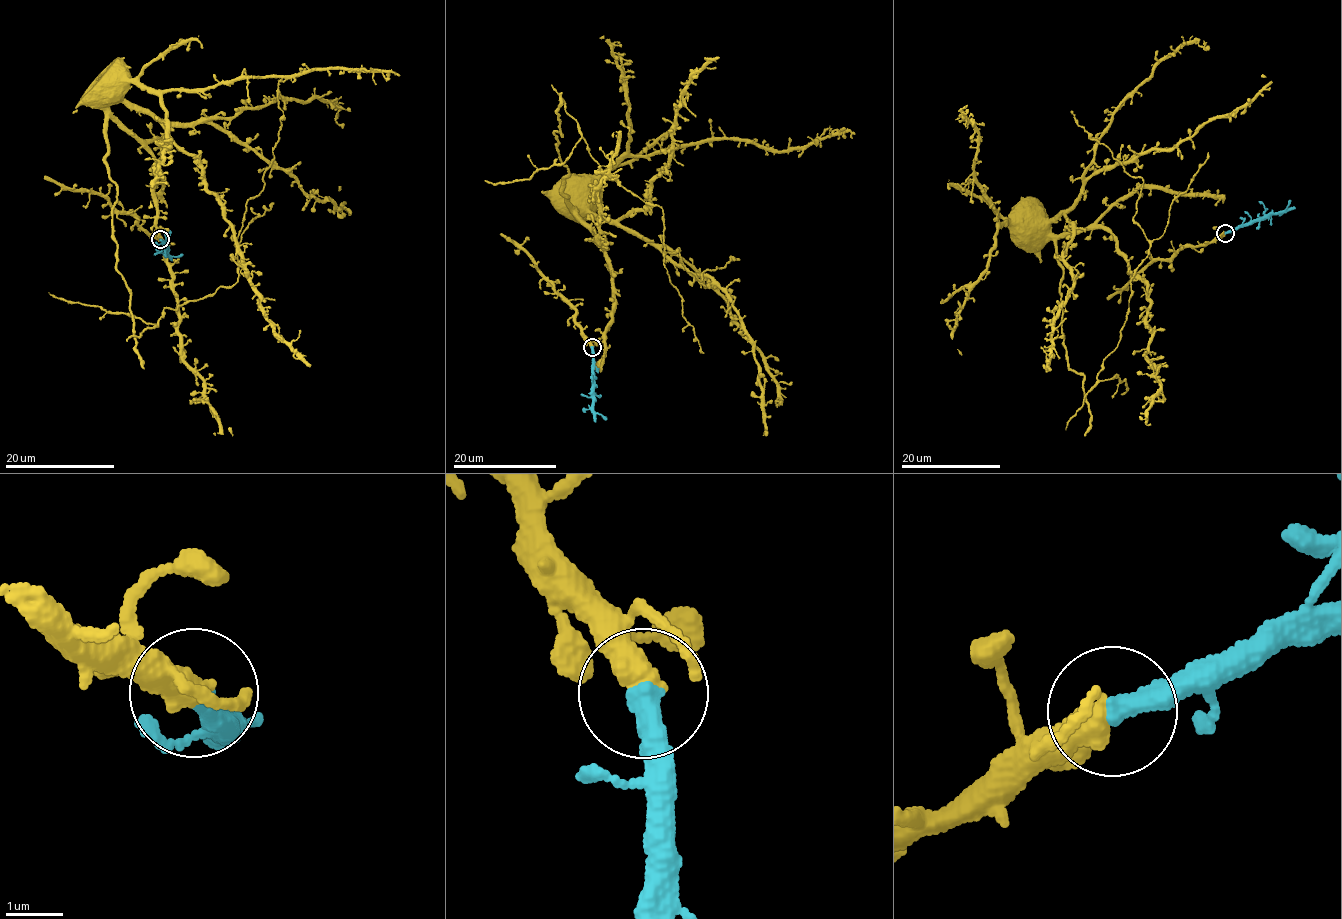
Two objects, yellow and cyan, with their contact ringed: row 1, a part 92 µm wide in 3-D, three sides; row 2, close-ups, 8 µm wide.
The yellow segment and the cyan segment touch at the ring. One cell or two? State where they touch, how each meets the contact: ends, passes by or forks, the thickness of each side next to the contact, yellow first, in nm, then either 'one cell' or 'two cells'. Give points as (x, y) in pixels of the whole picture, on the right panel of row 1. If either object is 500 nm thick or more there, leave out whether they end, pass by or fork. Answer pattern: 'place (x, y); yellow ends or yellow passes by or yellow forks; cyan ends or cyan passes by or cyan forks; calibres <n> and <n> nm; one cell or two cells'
place (1225, 233); calibres 500 and 440 nm; one cell

